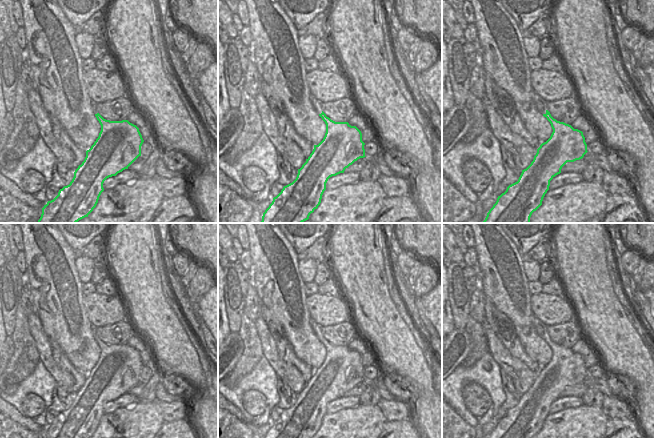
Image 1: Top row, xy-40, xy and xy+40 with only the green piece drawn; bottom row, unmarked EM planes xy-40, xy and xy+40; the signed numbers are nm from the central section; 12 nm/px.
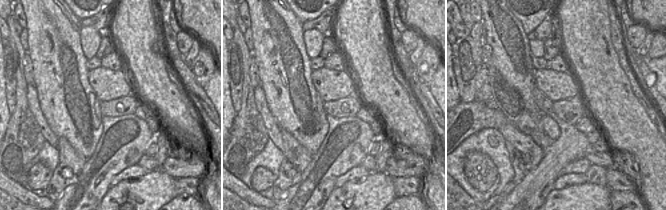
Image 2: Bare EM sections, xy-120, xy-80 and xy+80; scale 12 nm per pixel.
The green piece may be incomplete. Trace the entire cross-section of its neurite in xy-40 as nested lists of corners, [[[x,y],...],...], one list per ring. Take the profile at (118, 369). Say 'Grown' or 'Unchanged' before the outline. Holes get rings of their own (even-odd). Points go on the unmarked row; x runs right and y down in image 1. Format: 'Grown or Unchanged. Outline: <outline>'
Unchanged. Outline: [[[99,337],[95,340],[101,349],[98,362],[91,372],[86,375],[86,381],[75,394],[70,408],[60,413],[58,419],[44,429],[42,438],[90,438],[104,415],[104,405],[128,393],[141,380],[141,370],[144,364],[136,349],[128,344],[106,344]]]

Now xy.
Unchanged. Outline: [[[322,335],[326,348],[323,364],[314,369],[296,403],[283,411],[263,438],[311,438],[321,427],[326,407],[332,400],[365,380],[362,357],[348,346],[335,346]]]

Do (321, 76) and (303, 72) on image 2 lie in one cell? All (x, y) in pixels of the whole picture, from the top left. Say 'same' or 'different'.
different

